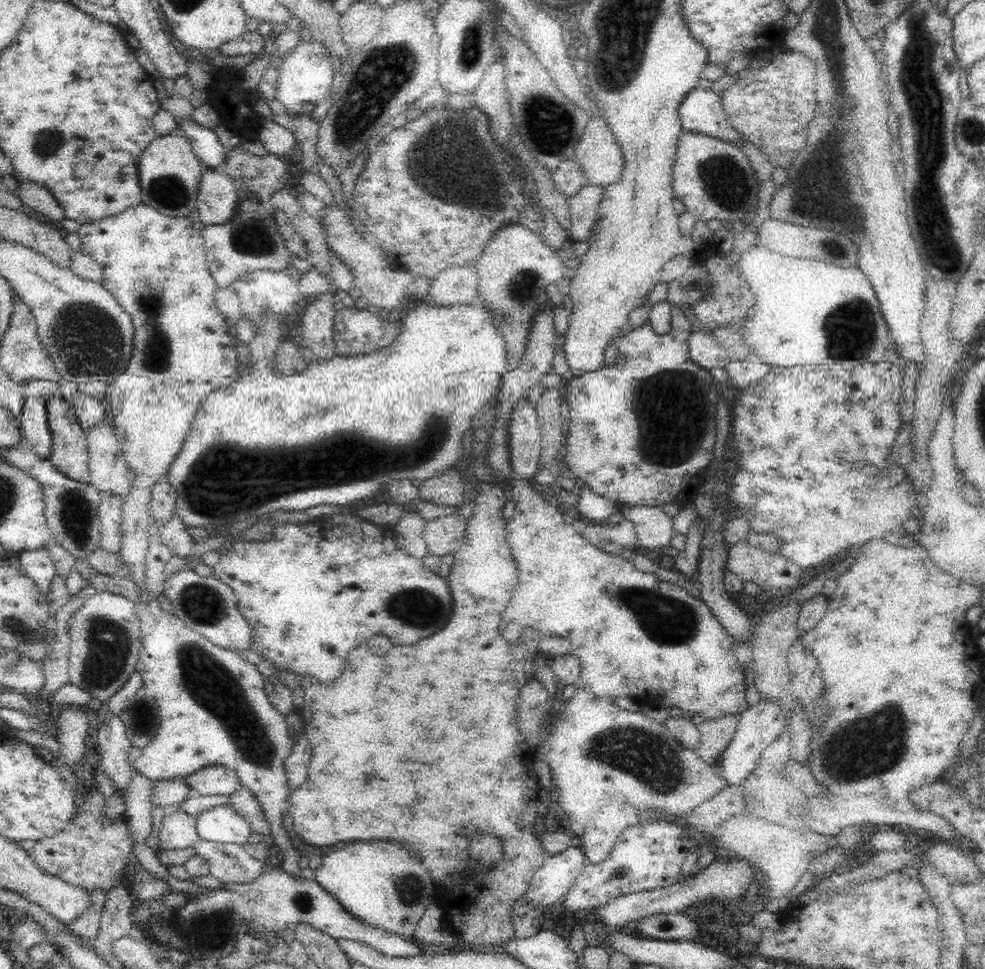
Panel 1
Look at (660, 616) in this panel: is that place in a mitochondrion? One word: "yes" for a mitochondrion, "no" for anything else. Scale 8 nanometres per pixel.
yes

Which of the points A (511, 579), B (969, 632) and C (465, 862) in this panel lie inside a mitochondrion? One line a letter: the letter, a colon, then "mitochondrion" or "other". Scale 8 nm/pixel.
A: other
B: other
C: other

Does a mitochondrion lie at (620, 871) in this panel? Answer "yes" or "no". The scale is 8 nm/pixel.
yes

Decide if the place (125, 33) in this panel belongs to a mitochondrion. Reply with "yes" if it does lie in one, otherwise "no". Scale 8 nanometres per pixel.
no

